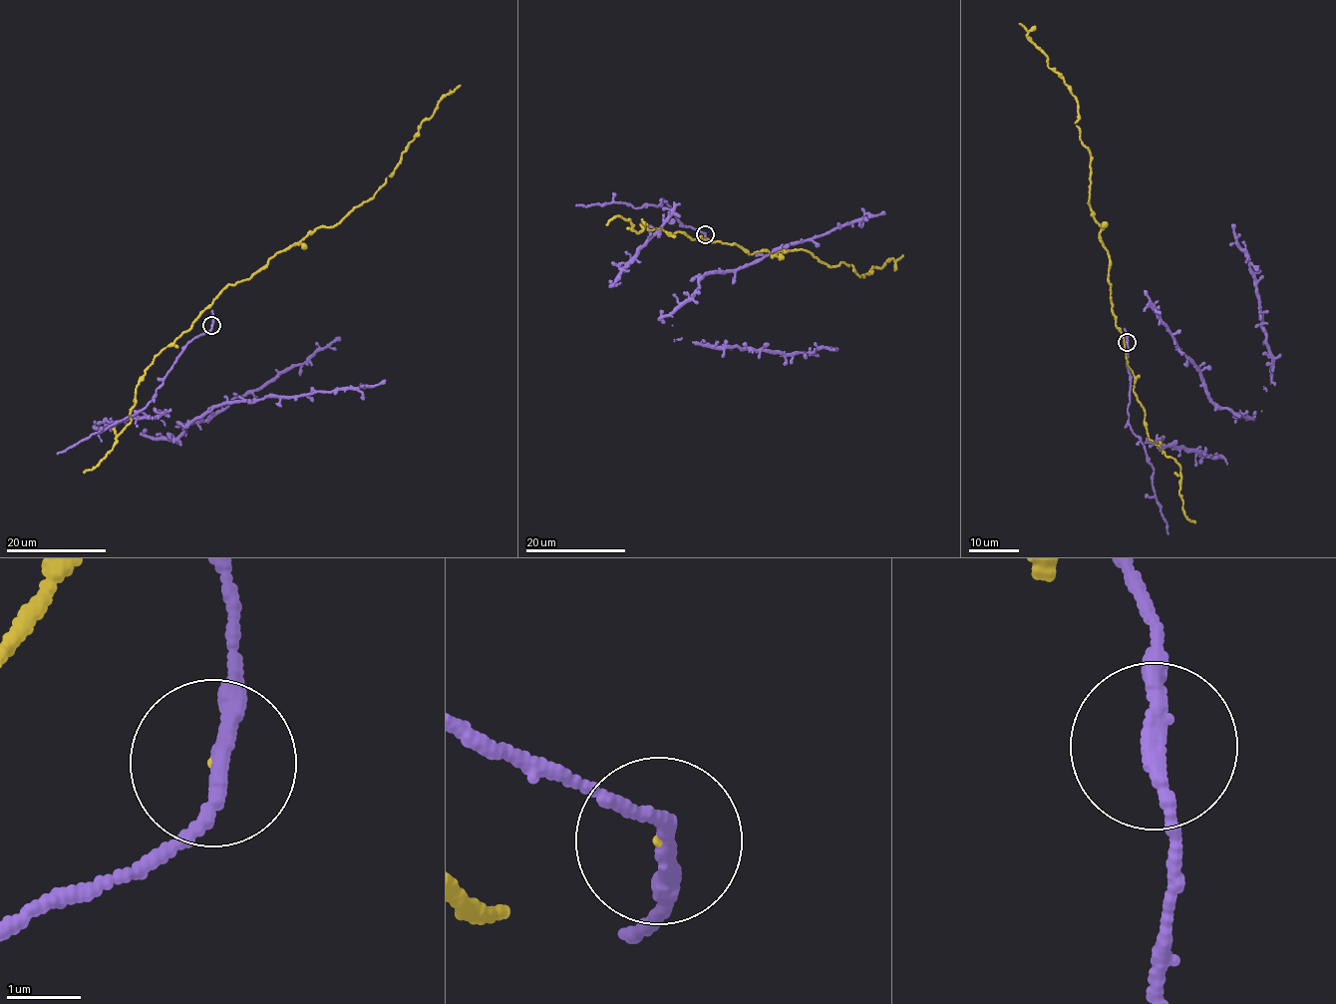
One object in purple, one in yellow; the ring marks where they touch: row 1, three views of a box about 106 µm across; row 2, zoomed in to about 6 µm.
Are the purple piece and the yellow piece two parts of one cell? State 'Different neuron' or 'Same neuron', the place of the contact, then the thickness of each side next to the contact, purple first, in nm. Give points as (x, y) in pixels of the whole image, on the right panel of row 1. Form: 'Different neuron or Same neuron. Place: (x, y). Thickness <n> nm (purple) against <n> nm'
Same neuron. Place: (1127, 342). Thickness 200 nm (purple) against 20 nm

